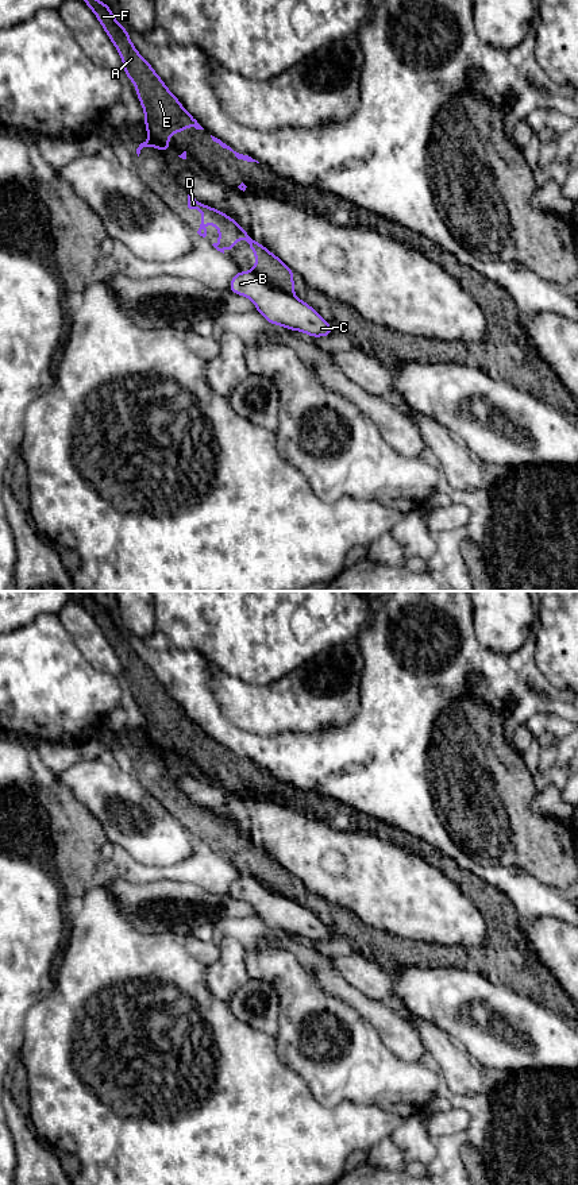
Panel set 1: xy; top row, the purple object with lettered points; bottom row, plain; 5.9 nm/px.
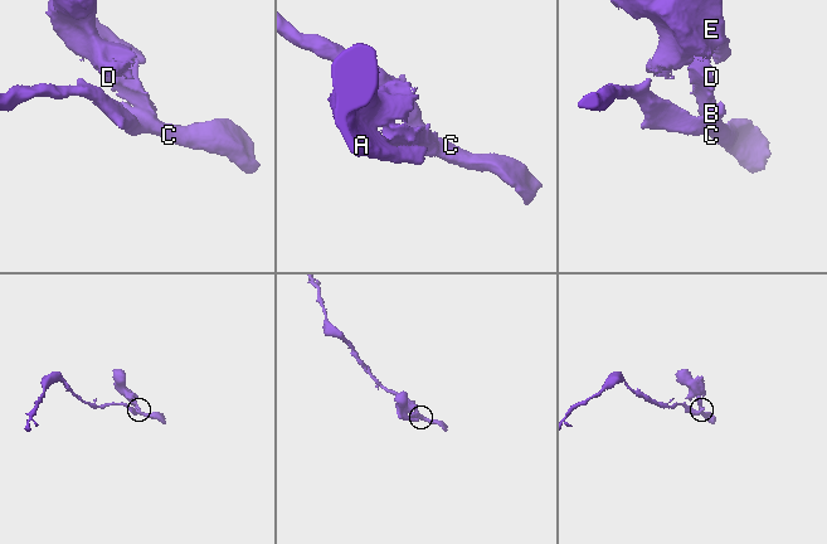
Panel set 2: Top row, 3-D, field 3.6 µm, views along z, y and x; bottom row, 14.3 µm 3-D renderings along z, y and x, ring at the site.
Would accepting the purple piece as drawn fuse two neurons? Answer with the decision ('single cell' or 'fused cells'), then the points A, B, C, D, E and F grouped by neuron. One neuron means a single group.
fused cells | A D E F / B C

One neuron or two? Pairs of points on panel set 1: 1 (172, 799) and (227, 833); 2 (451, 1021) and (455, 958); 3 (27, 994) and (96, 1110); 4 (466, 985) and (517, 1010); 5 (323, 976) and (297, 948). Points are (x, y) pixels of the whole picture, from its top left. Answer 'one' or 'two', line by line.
1: one
2: two
3: two
4: one
5: one

